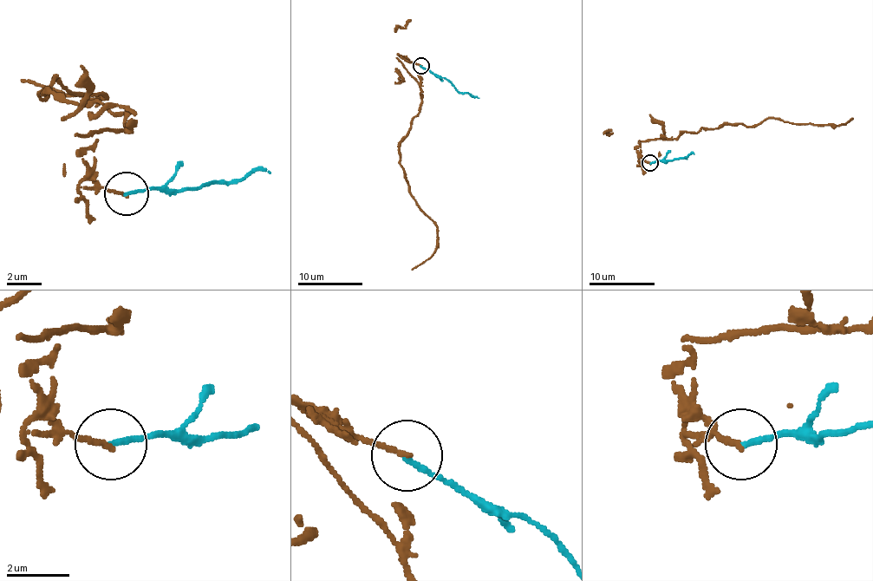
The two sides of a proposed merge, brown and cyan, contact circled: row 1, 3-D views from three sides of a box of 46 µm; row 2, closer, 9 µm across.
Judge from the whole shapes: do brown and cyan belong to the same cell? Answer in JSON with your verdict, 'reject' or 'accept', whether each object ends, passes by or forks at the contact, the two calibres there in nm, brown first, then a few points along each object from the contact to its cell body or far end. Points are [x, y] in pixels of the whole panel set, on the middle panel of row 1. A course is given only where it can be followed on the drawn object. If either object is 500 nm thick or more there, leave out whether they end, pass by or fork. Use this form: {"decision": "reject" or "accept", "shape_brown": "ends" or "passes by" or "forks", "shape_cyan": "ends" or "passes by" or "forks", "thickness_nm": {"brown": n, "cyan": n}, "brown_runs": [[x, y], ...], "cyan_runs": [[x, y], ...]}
{"decision": "reject", "shape_brown": "ends", "shape_cyan": "ends", "thickness_nm": {"brown": 160, "cyan": 180}, "brown_runs": [[421, 65], [396, 57], [421, 99], [400, 144], [400, 164], [409, 194], [436, 227], [434, 252], [411, 269]], "cyan_runs": [[421, 65], [446, 78], [459, 93], [478, 97]]}

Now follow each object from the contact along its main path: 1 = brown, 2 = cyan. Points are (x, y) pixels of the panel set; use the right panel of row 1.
1: (650, 163), (638, 142), (671, 139), (702, 127), (753, 126), (770, 117), (794, 124), (840, 126), (852, 118)
2: (650, 163), (693, 154)

